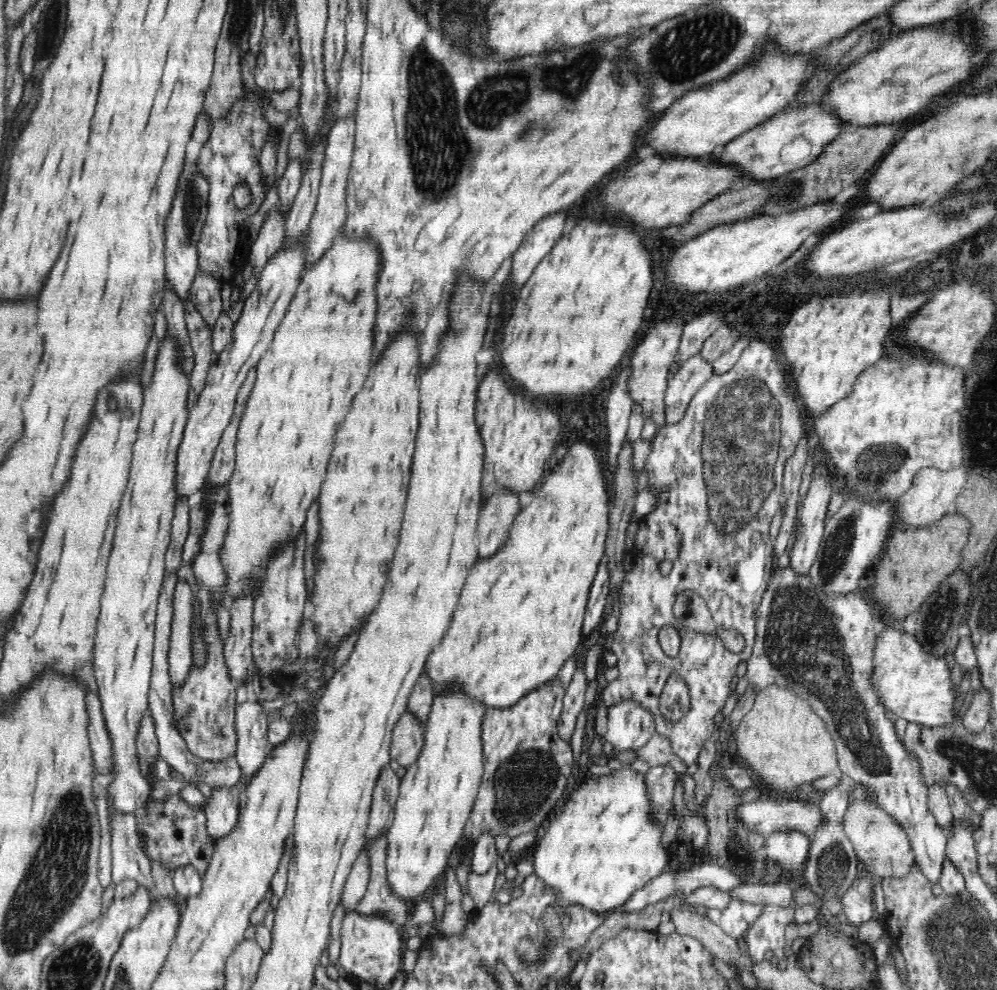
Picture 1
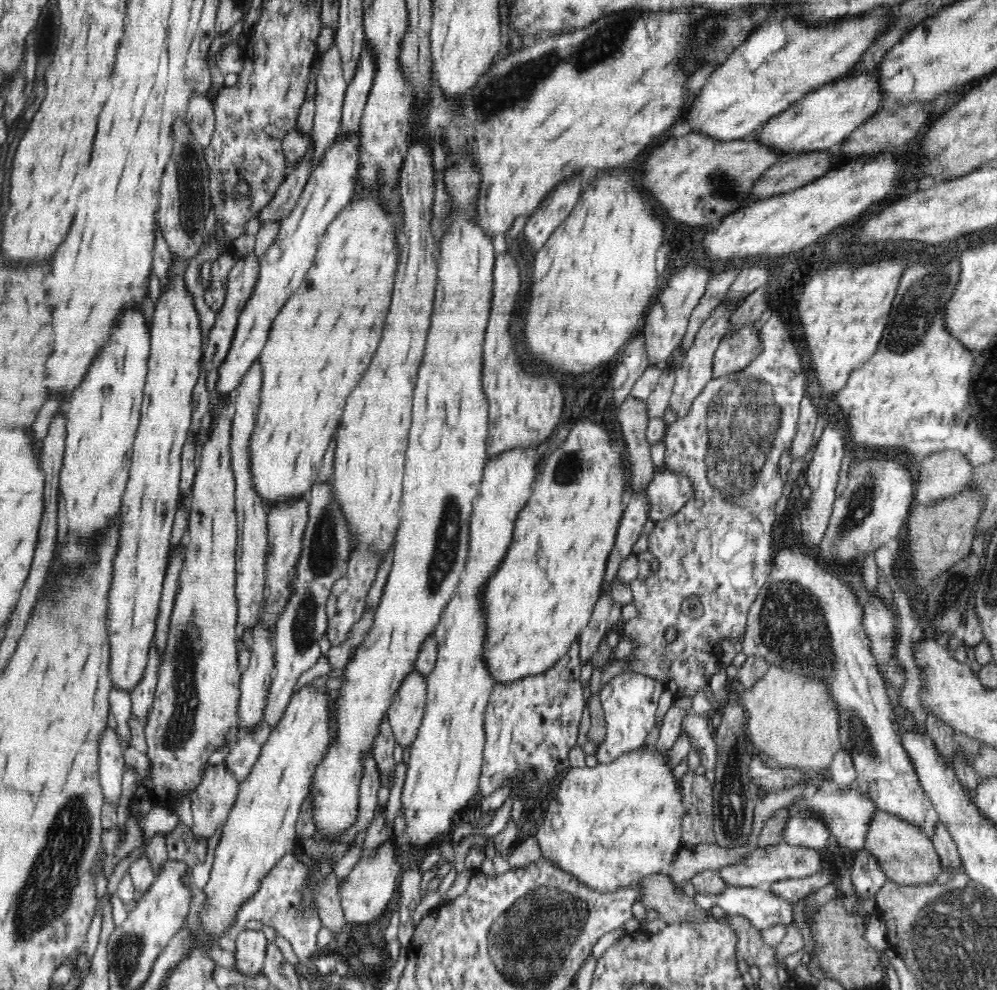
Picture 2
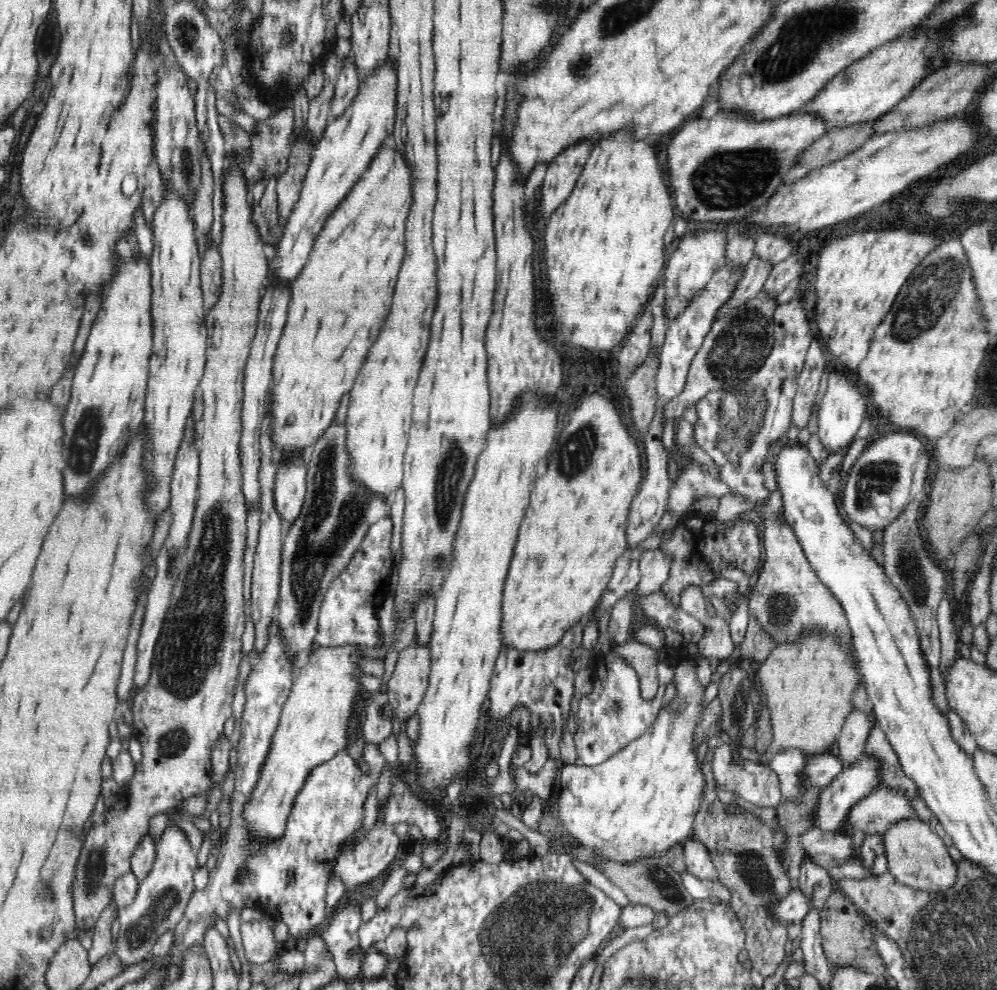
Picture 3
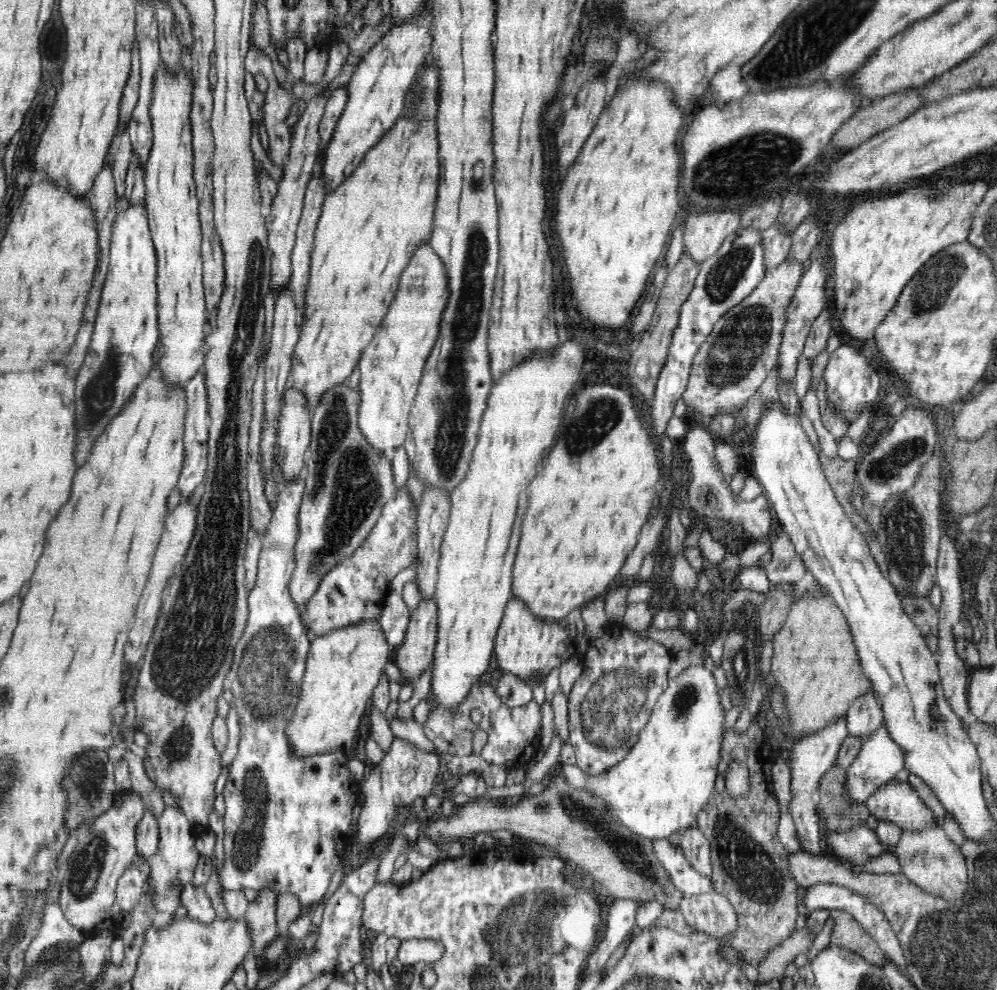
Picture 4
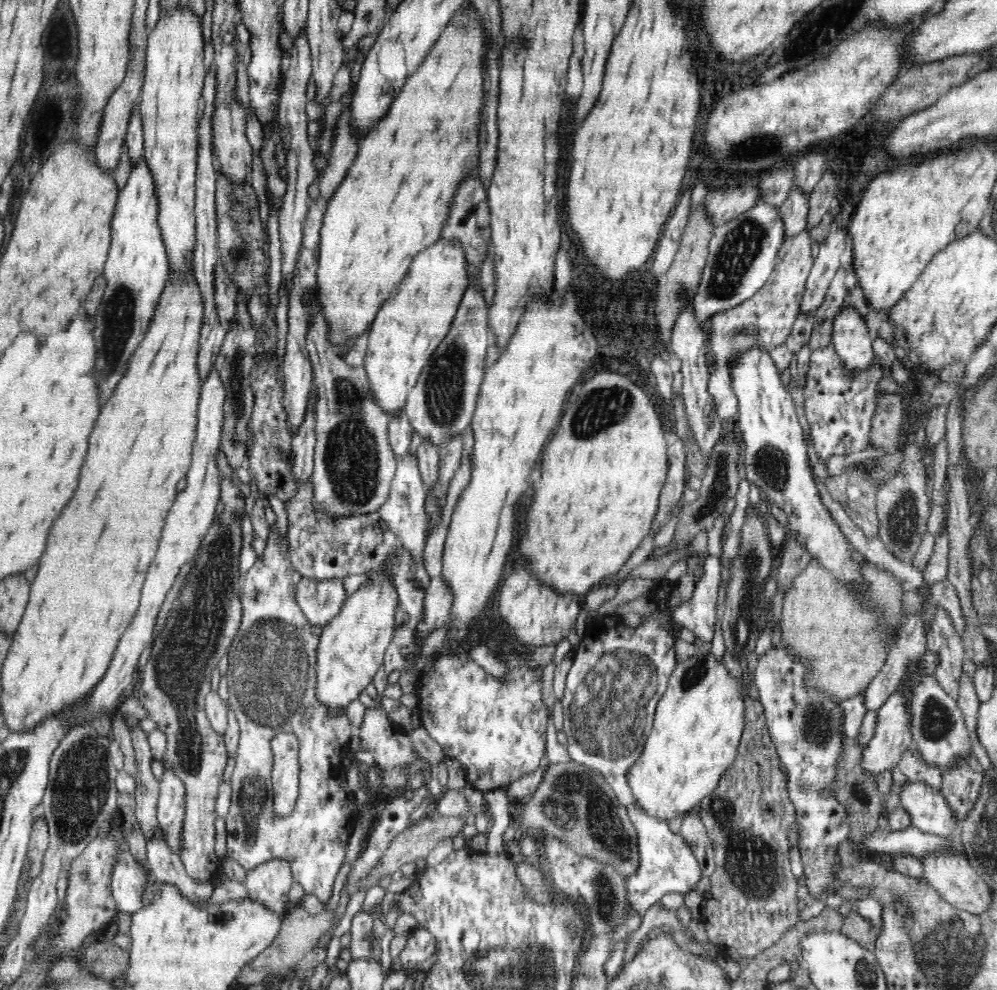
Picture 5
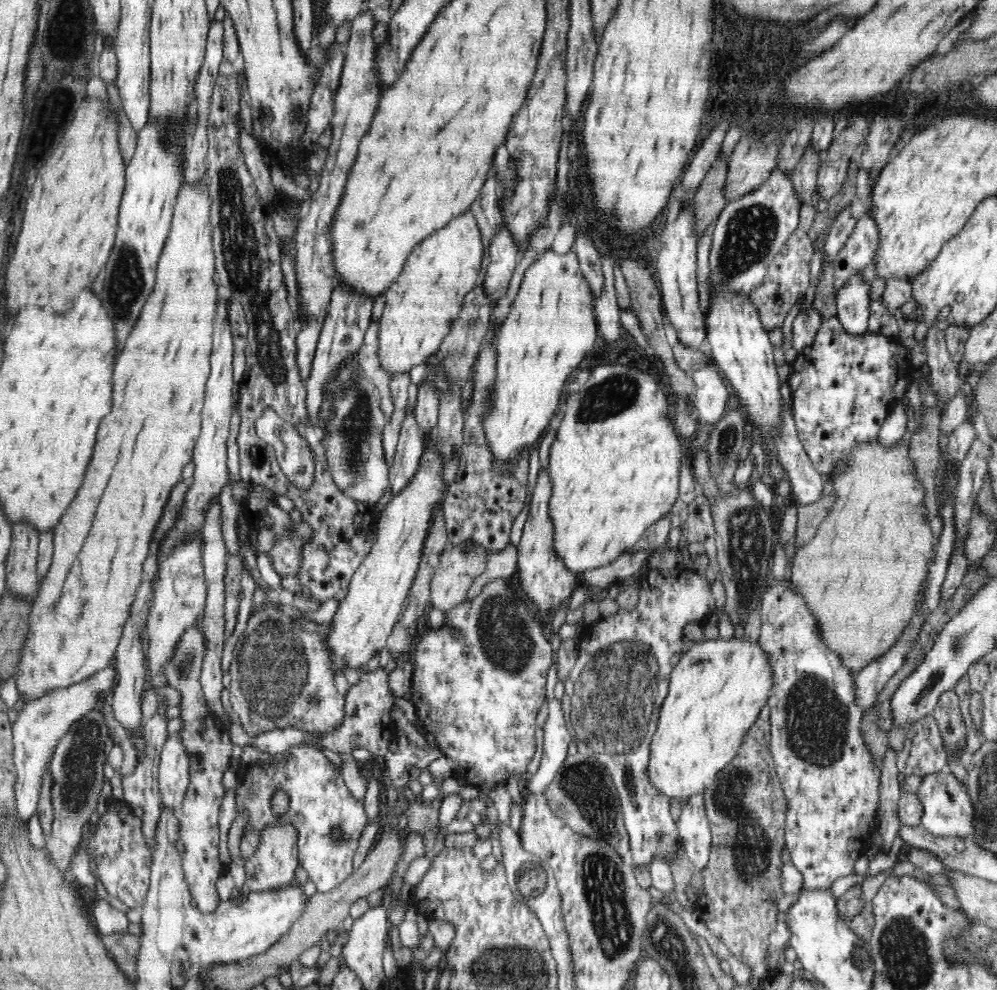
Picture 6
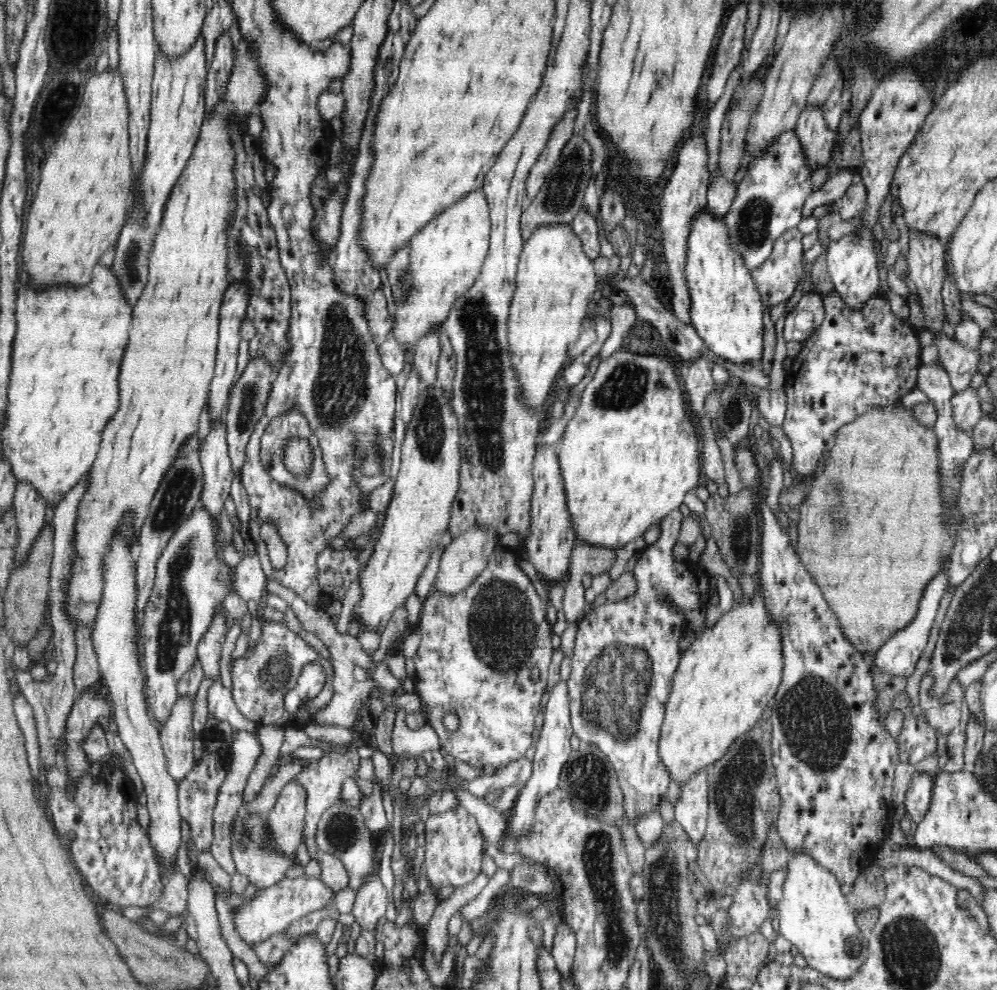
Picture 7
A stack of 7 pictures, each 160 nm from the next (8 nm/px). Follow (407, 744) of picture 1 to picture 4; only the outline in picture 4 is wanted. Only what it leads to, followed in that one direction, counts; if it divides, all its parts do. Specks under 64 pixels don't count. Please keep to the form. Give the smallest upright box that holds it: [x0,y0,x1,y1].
[396,599,438,683]

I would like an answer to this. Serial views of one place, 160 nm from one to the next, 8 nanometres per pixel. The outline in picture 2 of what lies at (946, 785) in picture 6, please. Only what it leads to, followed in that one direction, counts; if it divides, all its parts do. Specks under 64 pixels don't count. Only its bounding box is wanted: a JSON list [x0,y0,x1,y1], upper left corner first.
[788,778,877,851]

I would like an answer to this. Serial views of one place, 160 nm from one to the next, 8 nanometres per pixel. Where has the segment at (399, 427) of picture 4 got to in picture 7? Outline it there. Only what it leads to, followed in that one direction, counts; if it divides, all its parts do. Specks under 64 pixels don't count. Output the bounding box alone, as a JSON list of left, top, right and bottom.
[391,189,491,347]

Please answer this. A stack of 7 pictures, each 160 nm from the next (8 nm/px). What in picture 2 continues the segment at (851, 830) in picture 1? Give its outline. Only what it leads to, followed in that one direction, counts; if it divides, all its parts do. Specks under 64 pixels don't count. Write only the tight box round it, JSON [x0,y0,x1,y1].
[864,809,942,885]

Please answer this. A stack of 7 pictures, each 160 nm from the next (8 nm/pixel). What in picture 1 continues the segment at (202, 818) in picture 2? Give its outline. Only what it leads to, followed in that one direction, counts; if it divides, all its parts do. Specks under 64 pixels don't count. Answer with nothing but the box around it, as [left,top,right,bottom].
[202,786,240,839]

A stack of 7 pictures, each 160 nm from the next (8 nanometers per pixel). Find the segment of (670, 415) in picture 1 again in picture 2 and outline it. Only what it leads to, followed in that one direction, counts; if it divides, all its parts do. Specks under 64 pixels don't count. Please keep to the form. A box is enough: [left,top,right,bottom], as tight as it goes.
[669,303,736,418]

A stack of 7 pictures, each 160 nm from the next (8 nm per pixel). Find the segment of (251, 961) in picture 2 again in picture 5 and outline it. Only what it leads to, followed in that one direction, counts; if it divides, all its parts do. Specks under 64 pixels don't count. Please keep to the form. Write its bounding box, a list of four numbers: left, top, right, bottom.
[246,859,293,913]

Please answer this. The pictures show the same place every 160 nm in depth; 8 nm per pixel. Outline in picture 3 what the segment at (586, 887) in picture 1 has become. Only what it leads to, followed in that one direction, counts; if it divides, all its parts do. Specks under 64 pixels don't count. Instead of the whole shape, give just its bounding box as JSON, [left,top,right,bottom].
[550,659,706,867]

